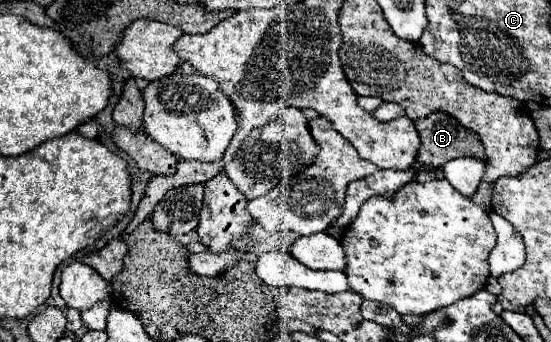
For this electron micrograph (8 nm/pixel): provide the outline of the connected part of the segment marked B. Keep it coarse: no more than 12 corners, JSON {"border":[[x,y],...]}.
{"border":[[443,111],[419,119],[417,159],[485,159],[477,133]]}

